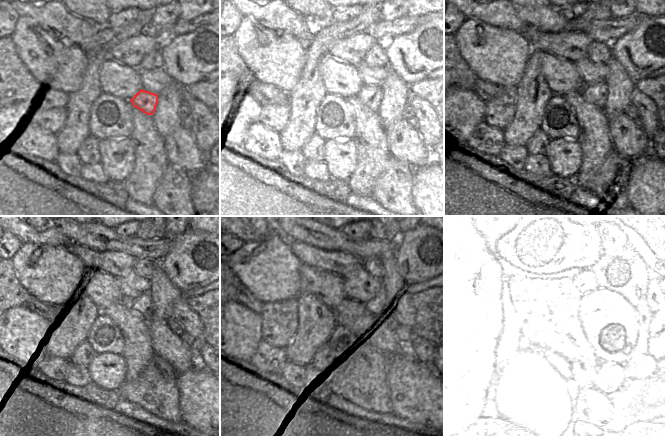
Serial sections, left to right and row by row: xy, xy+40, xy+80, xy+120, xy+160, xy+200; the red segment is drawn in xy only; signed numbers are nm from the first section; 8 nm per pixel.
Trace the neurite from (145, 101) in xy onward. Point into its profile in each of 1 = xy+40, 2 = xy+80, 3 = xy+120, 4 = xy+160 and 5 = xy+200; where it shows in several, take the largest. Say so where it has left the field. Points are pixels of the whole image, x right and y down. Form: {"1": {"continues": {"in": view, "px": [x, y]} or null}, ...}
{"1": {"continues": {"in": "xy+40", "px": [370, 96]}}, "2": {"continues": {"in": "xy+80", "px": [596, 94]}}, "3": {"continues": {"in": "xy+120", "px": [143, 304]}}, "4": {"continues": {"in": "xy+160", "px": [380, 305]}}, "5": {"continues": {"in": "xy+200", "px": [607, 296]}}}

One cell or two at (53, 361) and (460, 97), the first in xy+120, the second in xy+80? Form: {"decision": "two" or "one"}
{"decision": "one"}

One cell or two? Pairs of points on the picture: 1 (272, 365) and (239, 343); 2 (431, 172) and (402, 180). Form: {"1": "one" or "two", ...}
{"1": "one", "2": "two"}

